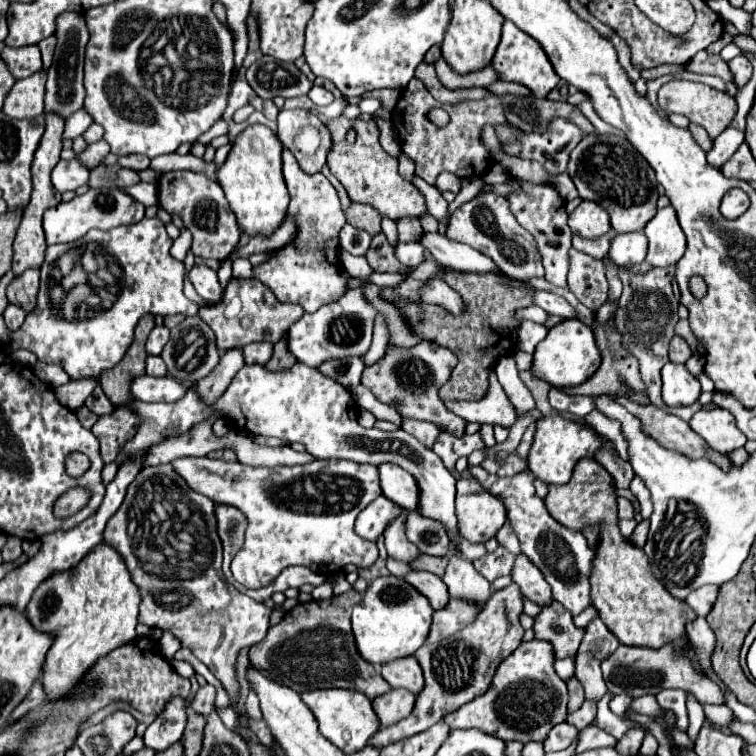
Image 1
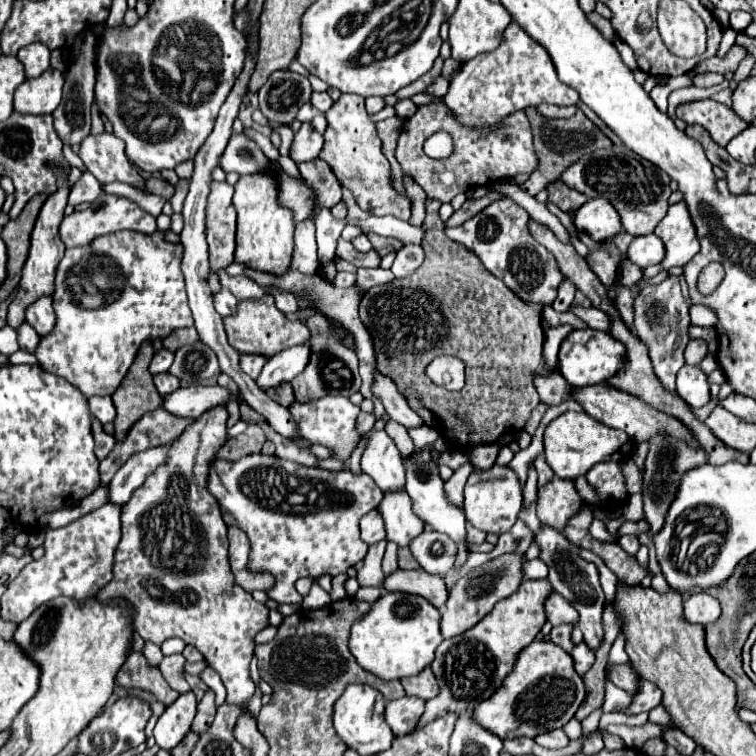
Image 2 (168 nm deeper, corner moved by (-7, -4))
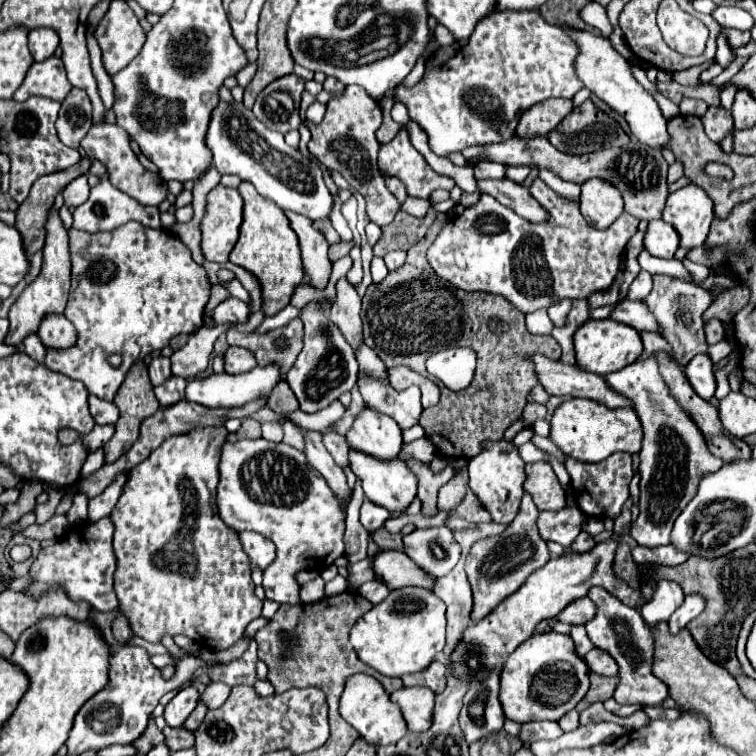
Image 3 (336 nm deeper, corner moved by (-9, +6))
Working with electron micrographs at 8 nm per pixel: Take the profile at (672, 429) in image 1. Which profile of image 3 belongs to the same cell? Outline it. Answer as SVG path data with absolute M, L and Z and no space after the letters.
M544 355L534 357L536 373L540 379L540 385L550 395L570 395L570 397L582 397L582 399L594 399L608 409L620 409L620 407L632 407L632 401L616 393L608 387L606 379L596 373L582 371L576 365L564 365L560 361L552 361Z

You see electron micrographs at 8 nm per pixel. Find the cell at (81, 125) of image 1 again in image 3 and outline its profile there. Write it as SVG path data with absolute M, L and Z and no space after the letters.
M90 158L90 160L92 165L89 169L89 173L101 177L101 181L96 187L92 187L88 201L74 209L74 213L72 213L72 217L74 217L72 227L74 227L74 229L88 231L88 233L96 233L96 231L114 231L114 229L122 227L122 225L128 223L128 221L138 221L138 223L142 223L142 225L146 225L146 227L154 227L154 229L160 229L160 227L162 227L160 215L158 215L158 207L140 205L136 199L128 197L126 193L118 195L118 193L116 193L118 189L106 179L108 178L106 166L96 158Z

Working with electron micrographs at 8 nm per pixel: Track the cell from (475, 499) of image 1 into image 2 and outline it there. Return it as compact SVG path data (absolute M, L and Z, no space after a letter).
M492 465L486 471L474 471L468 477L468 483L464 487L464 513L466 519L482 529L484 533L506 533L512 529L512 525L518 519L518 513L522 509L522 485L520 479L510 467L506 465Z

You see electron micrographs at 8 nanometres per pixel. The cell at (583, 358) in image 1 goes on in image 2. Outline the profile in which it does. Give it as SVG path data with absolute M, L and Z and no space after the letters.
M574 329L560 345L560 373L562 377L572 385L572 387L584 387L584 385L596 385L604 383L610 377L614 377L622 367L626 359L626 347L616 341L612 335L606 331L596 331L596 329L584 329L578 331Z

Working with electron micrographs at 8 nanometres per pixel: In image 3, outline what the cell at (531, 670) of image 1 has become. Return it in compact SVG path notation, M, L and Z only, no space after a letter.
M556 631L534 633L516 647L502 667L500 703L504 717L516 723L542 721L538 717L550 717L548 721L558 721L586 695L590 687L588 673L588 665L576 655L570 635L560 635Z

